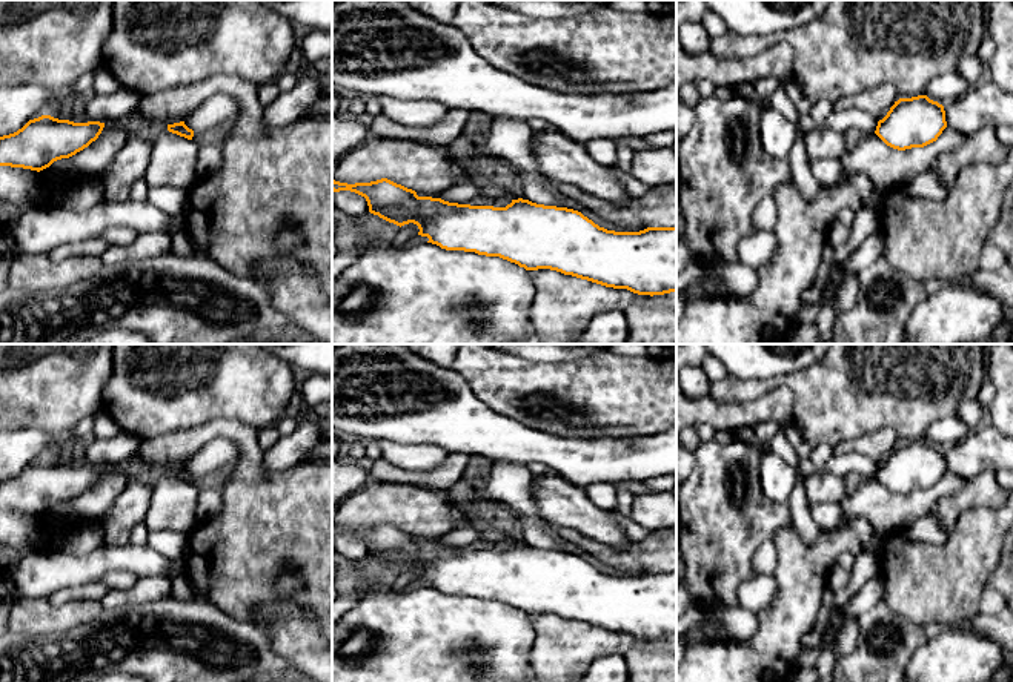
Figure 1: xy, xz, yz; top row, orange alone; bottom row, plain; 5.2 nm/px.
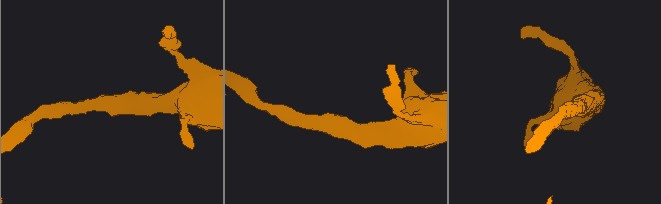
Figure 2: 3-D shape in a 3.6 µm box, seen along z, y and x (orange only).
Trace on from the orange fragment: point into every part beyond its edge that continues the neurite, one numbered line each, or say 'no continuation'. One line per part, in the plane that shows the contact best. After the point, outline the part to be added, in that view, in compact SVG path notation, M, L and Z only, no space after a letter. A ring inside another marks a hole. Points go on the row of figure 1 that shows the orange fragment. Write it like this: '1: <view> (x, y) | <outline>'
no continuation

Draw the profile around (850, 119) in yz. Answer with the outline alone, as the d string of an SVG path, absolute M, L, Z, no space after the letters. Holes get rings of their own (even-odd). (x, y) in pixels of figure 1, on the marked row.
M862 109L833 111L824 124L818 124L810 115L801 115L801 129L807 134L821 127L844 132L847 129L861 129L862 132L875 132L878 120L872 118Z

